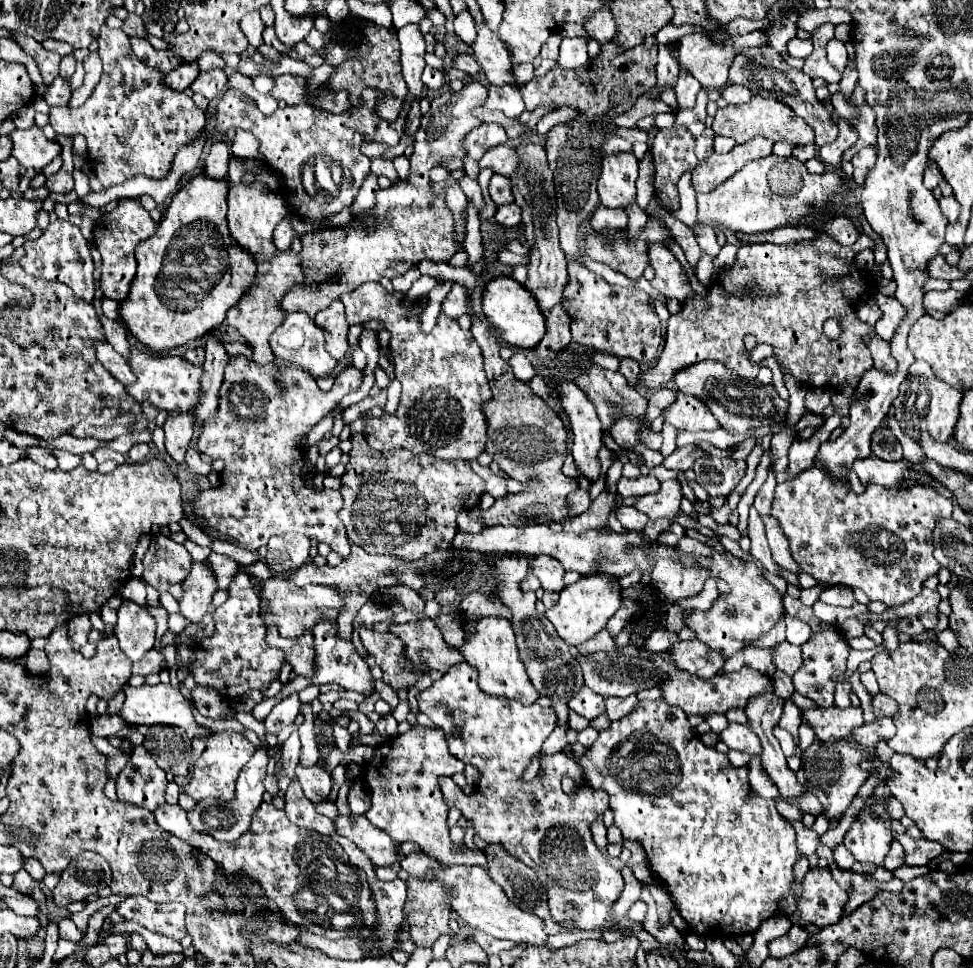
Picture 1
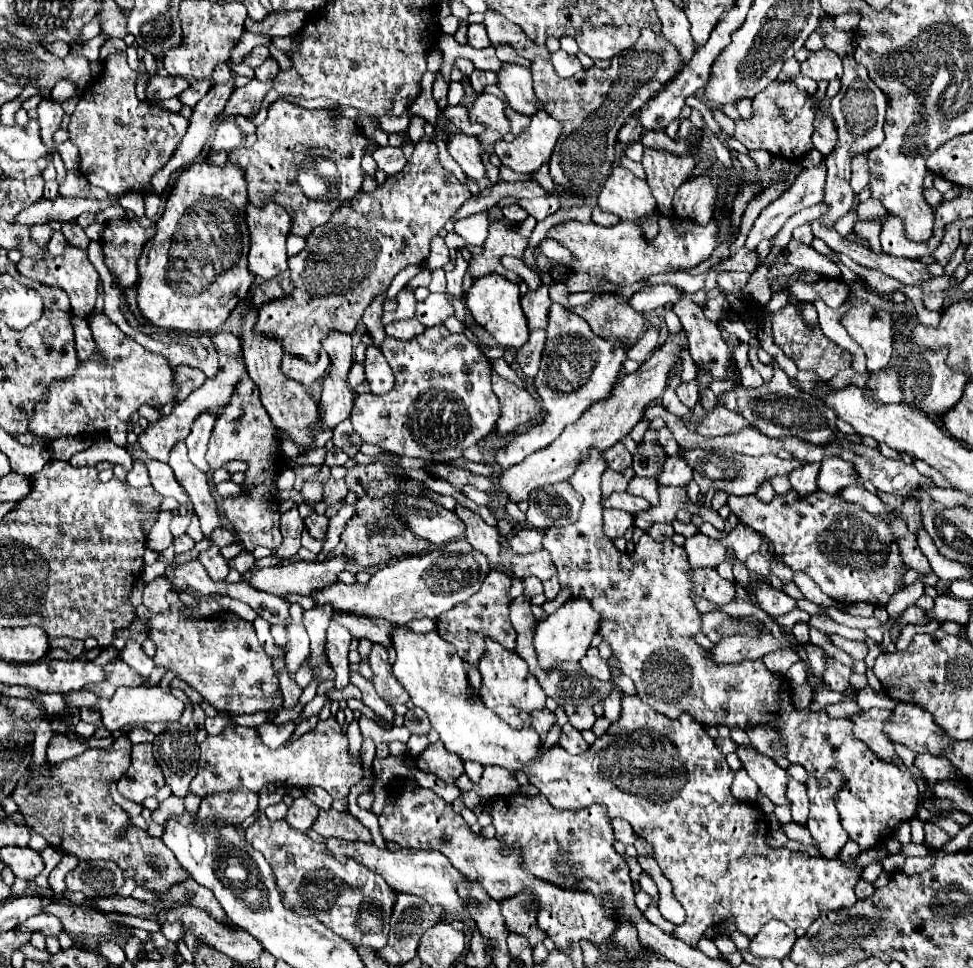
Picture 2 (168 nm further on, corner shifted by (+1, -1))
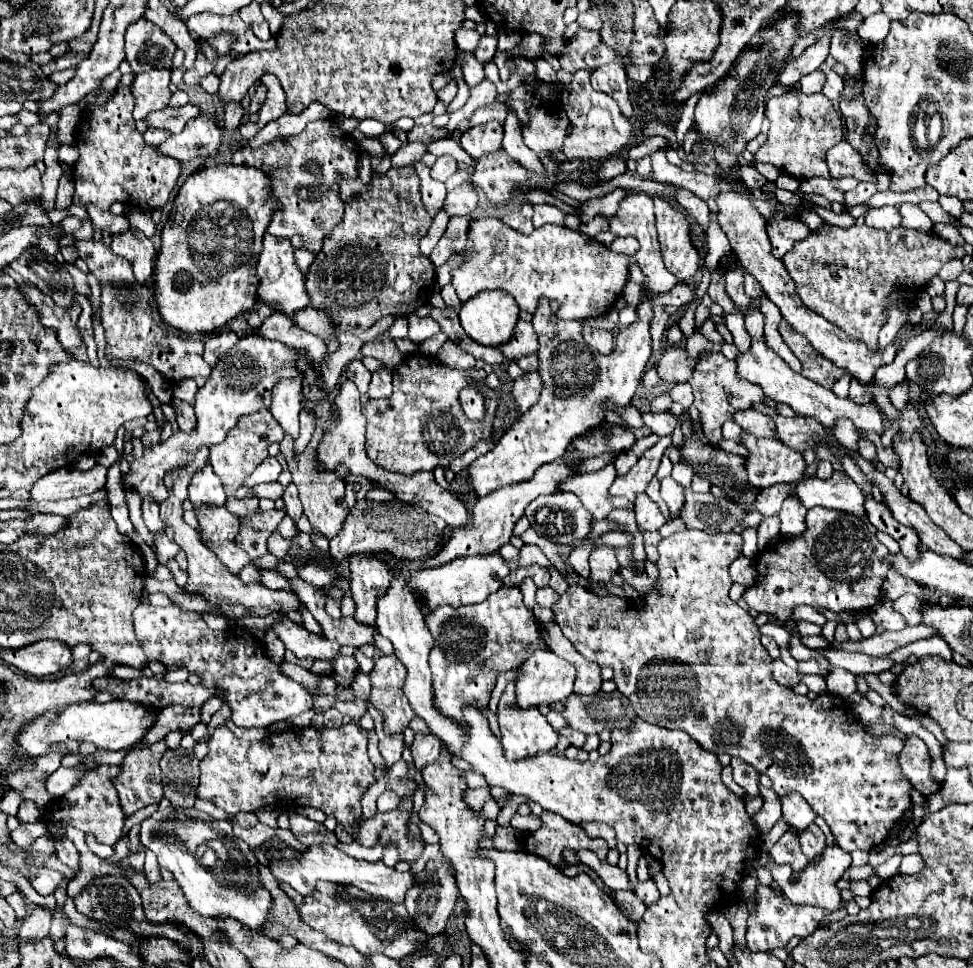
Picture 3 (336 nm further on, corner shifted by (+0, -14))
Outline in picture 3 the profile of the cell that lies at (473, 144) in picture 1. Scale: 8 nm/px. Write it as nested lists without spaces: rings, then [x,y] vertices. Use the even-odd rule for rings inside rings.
[[[440,156],[436,160],[436,164],[432,166],[432,176],[438,178],[438,180],[442,180],[442,182],[446,182],[446,178],[450,174],[454,174],[456,170],[458,170],[458,162],[452,156]]]

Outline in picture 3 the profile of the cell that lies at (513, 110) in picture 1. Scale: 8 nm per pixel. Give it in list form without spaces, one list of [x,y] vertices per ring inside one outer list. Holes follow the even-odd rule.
[[[492,120],[488,124],[474,126],[474,128],[466,130],[460,136],[460,146],[474,160],[478,160],[478,156],[498,152],[498,148],[502,148],[502,124],[496,122],[496,120]]]

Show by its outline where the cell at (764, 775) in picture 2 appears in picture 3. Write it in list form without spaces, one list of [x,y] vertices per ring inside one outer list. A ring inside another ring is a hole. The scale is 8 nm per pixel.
[[[798,792],[786,794],[786,796],[778,796],[780,804],[782,804],[782,818],[796,830],[804,830],[806,826],[810,826],[814,822],[814,812],[808,806],[806,800],[802,800],[802,796],[798,796]]]

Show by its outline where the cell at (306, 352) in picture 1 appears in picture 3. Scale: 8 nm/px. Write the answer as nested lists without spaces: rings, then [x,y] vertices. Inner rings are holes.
[[[286,378],[274,386],[270,412],[278,420],[278,424],[294,438],[298,438],[298,414],[302,410],[302,402],[304,394],[300,378]]]

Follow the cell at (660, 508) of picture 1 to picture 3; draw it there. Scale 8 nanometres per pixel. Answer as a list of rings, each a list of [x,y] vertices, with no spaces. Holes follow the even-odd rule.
[[[608,464],[602,470],[568,478],[560,486],[560,490],[574,492],[580,498],[580,502],[584,504],[584,508],[594,516],[594,520],[602,520],[614,508],[632,508],[634,506],[626,498],[614,498],[608,494],[608,488],[614,478],[616,478],[616,470],[612,464]]]

